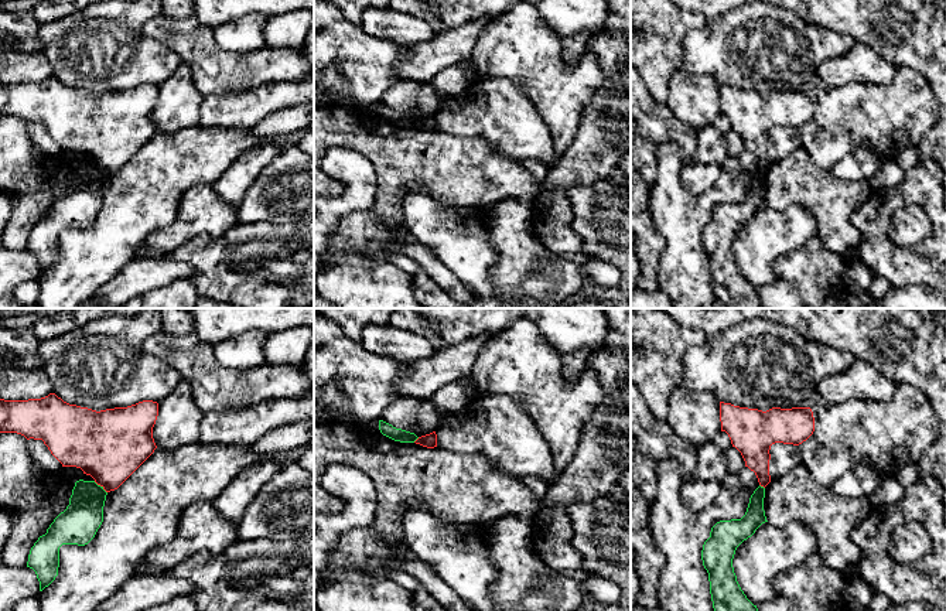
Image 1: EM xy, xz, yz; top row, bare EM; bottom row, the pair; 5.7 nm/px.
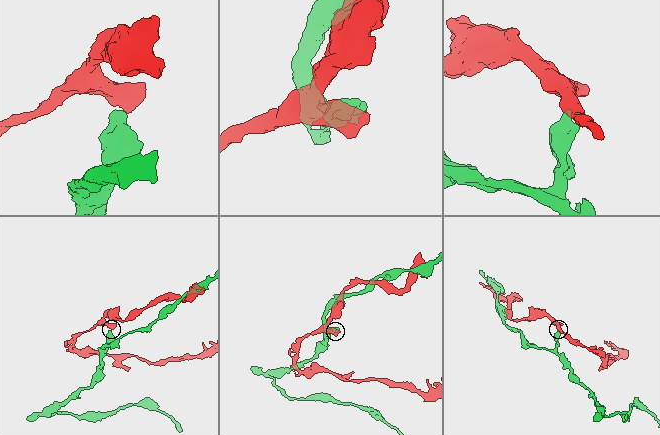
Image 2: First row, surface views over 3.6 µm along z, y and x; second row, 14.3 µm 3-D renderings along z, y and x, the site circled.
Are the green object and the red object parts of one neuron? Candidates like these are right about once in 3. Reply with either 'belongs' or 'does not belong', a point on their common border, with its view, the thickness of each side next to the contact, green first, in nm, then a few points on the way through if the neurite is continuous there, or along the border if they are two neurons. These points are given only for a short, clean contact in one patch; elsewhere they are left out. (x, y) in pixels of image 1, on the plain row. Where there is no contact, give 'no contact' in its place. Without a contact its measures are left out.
does not belong; meets green in xy at (101, 170); 220 nm thick on the green side, 400 nm on the other; border along xy (94, 164), (106, 176)

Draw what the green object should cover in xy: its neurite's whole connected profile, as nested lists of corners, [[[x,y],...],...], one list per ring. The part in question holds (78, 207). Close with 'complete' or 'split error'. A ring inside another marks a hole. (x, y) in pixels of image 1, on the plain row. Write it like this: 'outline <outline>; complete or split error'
outline [[[79,163],[75,165],[69,188],[61,195],[47,212],[47,216],[40,219],[30,233],[27,250],[33,252],[40,264],[40,274],[48,270],[58,259],[59,231],[62,228],[88,228],[96,218],[103,205],[103,190],[107,175],[95,164]]]; complete

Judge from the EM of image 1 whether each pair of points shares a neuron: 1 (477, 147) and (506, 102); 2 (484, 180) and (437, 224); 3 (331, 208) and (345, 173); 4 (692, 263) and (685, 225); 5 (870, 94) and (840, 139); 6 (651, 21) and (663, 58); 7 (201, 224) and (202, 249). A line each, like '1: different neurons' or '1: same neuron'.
1: different neurons
2: different neurons
3: same neuron
4: same neuron
5: same neuron
6: same neuron
7: different neurons

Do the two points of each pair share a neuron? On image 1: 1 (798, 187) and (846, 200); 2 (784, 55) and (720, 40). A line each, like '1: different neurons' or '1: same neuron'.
1: same neuron
2: same neuron

